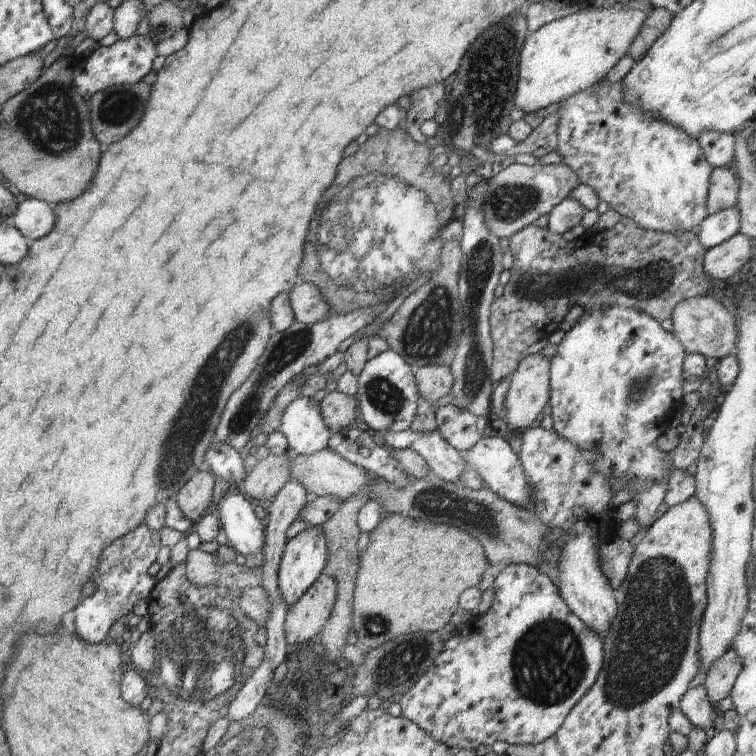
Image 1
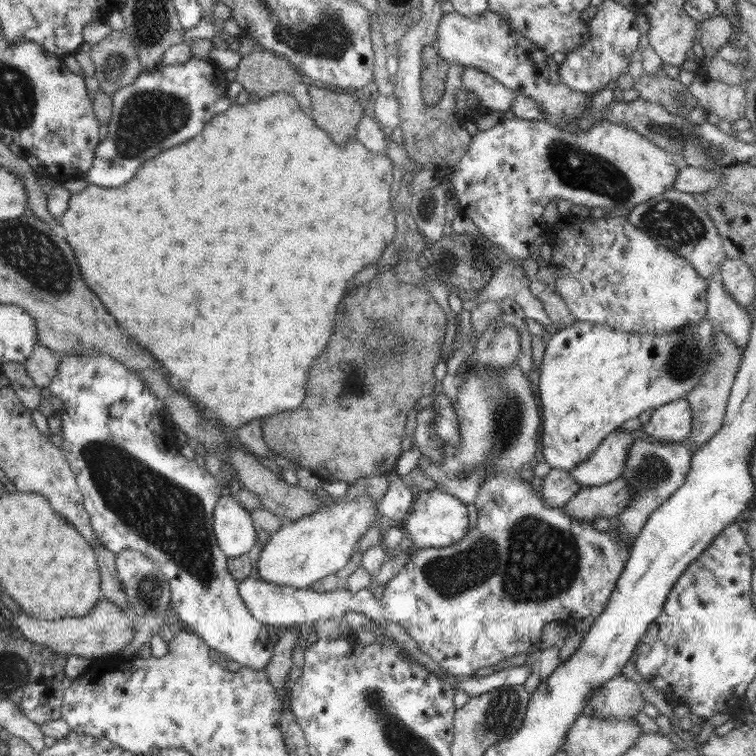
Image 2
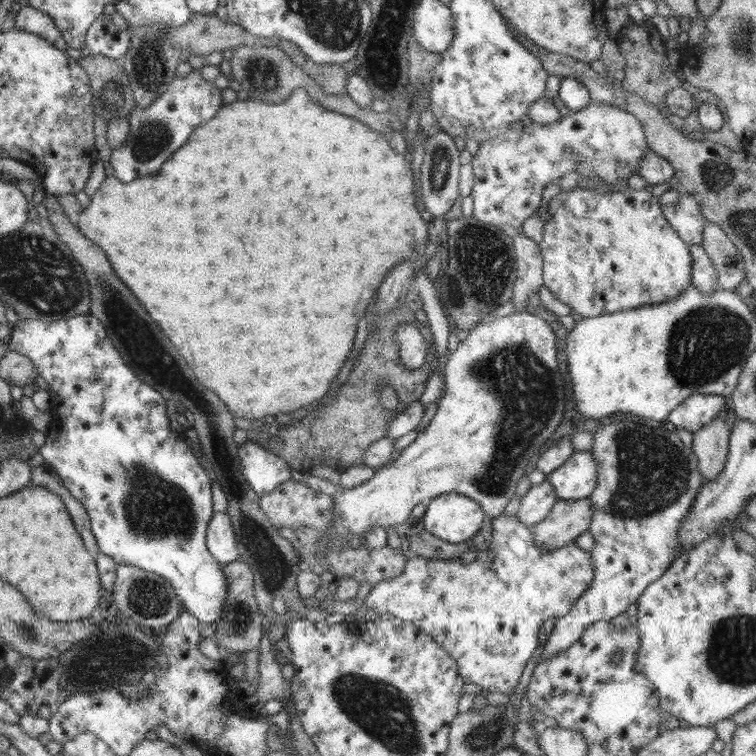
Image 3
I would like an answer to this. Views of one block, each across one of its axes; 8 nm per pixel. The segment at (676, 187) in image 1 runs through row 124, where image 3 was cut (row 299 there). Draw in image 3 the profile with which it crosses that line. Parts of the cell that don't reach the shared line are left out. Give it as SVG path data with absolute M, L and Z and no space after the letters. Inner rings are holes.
M625 184L618 187L611 187L610 193L600 193L594 189L582 189L576 187L572 191L560 191L556 196L548 200L543 200L535 210L535 214L544 220L544 231L542 241L539 243L540 254L542 256L543 285L548 287L554 296L567 304L574 313L581 317L602 316L612 314L640 306L650 306L668 302L680 296L691 285L692 258L689 245L687 245L668 224L668 221L662 214L659 197L654 197L646 189L630 189Z

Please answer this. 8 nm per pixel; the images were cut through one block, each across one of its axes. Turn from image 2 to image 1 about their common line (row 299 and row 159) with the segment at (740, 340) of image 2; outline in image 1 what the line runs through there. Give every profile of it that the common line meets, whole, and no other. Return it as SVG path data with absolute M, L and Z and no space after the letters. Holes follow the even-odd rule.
M704 130L697 141L712 167L730 167L734 162L734 134Z

